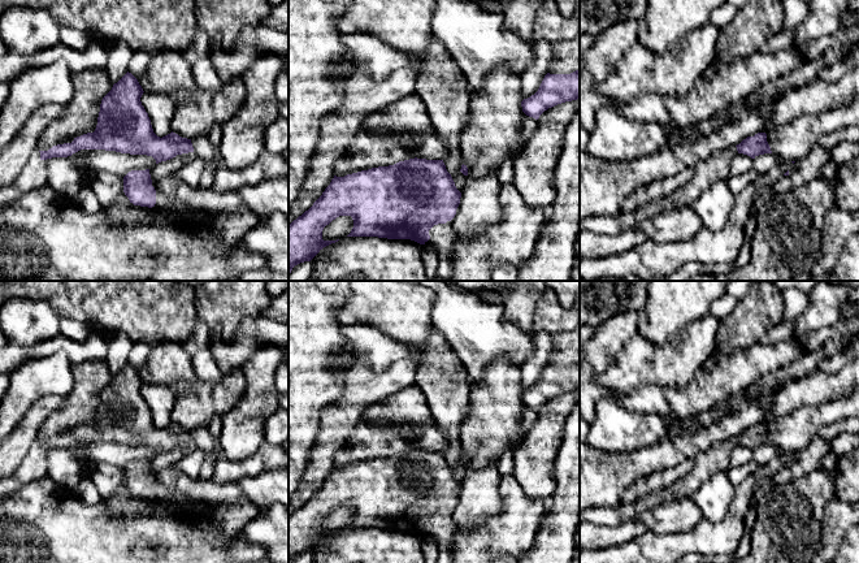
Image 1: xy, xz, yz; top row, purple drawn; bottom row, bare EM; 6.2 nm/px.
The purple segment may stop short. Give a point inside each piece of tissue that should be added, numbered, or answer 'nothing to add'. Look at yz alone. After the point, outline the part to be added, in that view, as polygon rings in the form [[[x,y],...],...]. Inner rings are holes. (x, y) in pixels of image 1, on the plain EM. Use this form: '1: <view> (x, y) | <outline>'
1: yz (806, 460) | [[[814,437],[806,449],[798,450],[789,460],[793,478],[803,477],[820,469],[820,463],[828,452],[830,452],[829,441]]]

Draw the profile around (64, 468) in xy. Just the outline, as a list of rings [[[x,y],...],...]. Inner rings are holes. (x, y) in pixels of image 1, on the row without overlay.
[[[52,449],[47,454],[47,465],[48,476],[69,491],[90,473],[90,467],[77,460],[70,449]]]

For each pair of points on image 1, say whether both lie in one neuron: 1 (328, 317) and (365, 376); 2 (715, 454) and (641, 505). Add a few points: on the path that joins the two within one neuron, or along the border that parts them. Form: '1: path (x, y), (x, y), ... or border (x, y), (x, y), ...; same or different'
1: border (355, 362), (345, 373), (343, 390); different
2: path (698, 473), (684, 488), (660, 497); same

